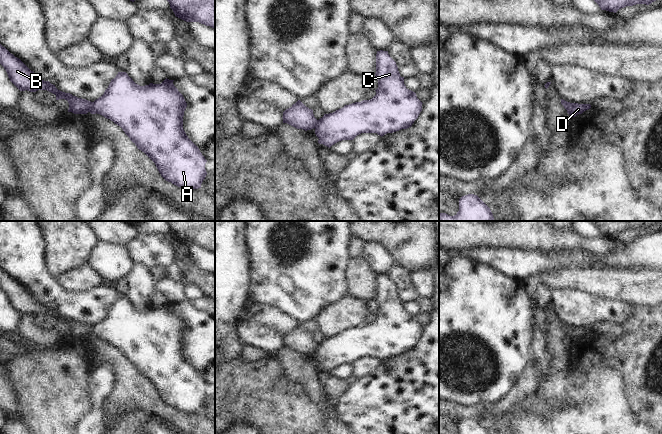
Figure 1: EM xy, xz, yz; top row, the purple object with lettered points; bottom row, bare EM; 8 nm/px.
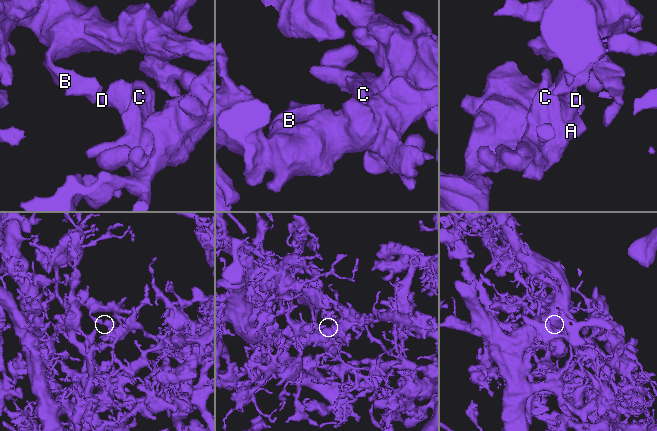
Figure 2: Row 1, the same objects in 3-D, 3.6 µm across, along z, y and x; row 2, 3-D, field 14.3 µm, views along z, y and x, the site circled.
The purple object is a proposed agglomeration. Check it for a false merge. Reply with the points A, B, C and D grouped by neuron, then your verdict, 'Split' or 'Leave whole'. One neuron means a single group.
Groups: A C D / B. Split

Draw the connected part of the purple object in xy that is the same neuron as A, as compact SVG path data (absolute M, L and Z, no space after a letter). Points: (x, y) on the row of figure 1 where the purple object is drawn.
M118 72L111 80L104 94L92 102L91 114L100 114L120 126L139 150L144 152L156 165L161 176L168 182L183 189L198 189L205 179L207 160L199 148L188 138L183 129L183 116L187 103L173 84L174 80L165 79L161 84L140 86L126 72Z

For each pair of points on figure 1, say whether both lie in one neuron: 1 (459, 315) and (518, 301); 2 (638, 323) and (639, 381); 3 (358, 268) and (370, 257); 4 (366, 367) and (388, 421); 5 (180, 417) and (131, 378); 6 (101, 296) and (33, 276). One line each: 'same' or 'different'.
1: same
2: same
3: different
4: different
5: same
6: same

